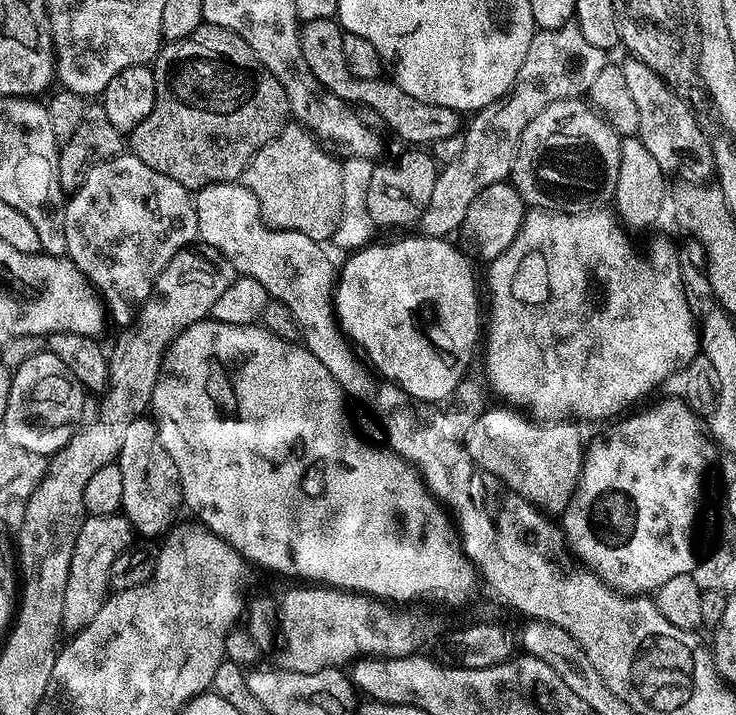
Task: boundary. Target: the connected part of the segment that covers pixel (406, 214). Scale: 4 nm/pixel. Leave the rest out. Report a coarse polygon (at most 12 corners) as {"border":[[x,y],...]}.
{"border":[[424,150],[377,163],[366,191],[376,226],[419,225],[438,165]]}

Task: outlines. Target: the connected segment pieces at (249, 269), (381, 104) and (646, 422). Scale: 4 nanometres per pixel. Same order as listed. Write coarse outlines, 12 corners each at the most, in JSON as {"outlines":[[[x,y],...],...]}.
{"outlines":[[[240,182],[195,193],[199,243],[262,282],[349,397],[348,353],[325,245],[272,228]],[[335,19],[304,22],[302,58],[330,94],[374,110],[405,145],[461,131],[461,113],[358,78]],[[683,399],[591,441],[562,531],[616,591],[692,573],[714,444]]]}

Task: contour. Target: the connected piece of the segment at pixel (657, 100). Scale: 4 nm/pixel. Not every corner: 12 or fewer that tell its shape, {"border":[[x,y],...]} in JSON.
{"border":[[640,60],[622,64],[638,137],[665,174],[714,172],[710,136]]}

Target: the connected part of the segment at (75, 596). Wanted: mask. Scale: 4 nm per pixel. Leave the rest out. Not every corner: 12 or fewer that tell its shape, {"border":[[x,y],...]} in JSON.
{"border":[[85,515],[63,627],[79,630],[110,595],[110,566],[134,543],[127,516]]}

